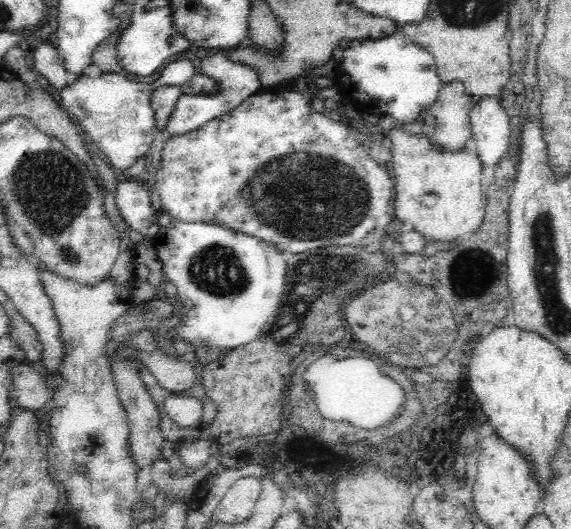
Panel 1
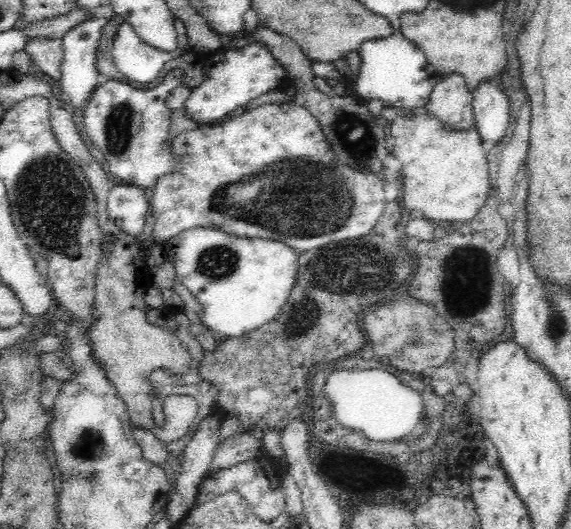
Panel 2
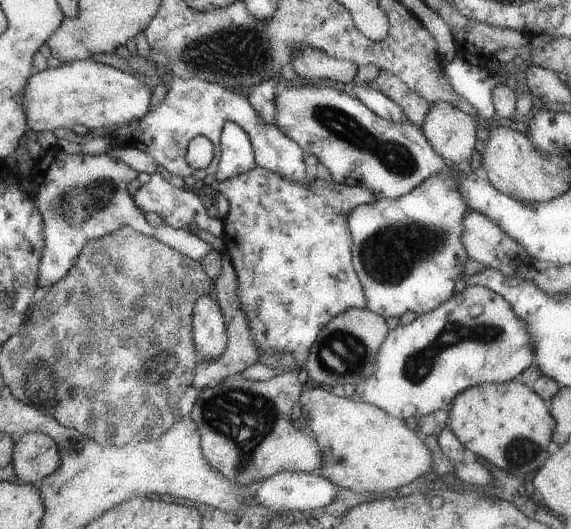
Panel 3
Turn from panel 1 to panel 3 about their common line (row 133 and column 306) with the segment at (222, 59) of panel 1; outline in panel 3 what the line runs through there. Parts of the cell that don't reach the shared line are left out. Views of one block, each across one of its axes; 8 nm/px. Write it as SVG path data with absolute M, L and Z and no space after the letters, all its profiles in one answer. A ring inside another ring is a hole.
M170 75L167 80L168 90L165 98L149 110L137 123L129 126L122 125L118 136L114 132L107 135L108 145L120 144L144 151L157 164L158 168L167 175L193 177L203 179L214 174L216 163L219 161L220 133L222 127L231 122L243 130L251 142L254 151L255 165L265 171L273 172L299 185L309 187L313 182L312 170L304 164L305 156L293 140L286 138L274 125L263 121L259 114L249 105L247 98L231 88L209 83L196 77L180 78ZM197 135L207 137L213 143L213 158L205 170L193 170L185 163L188 142Z

